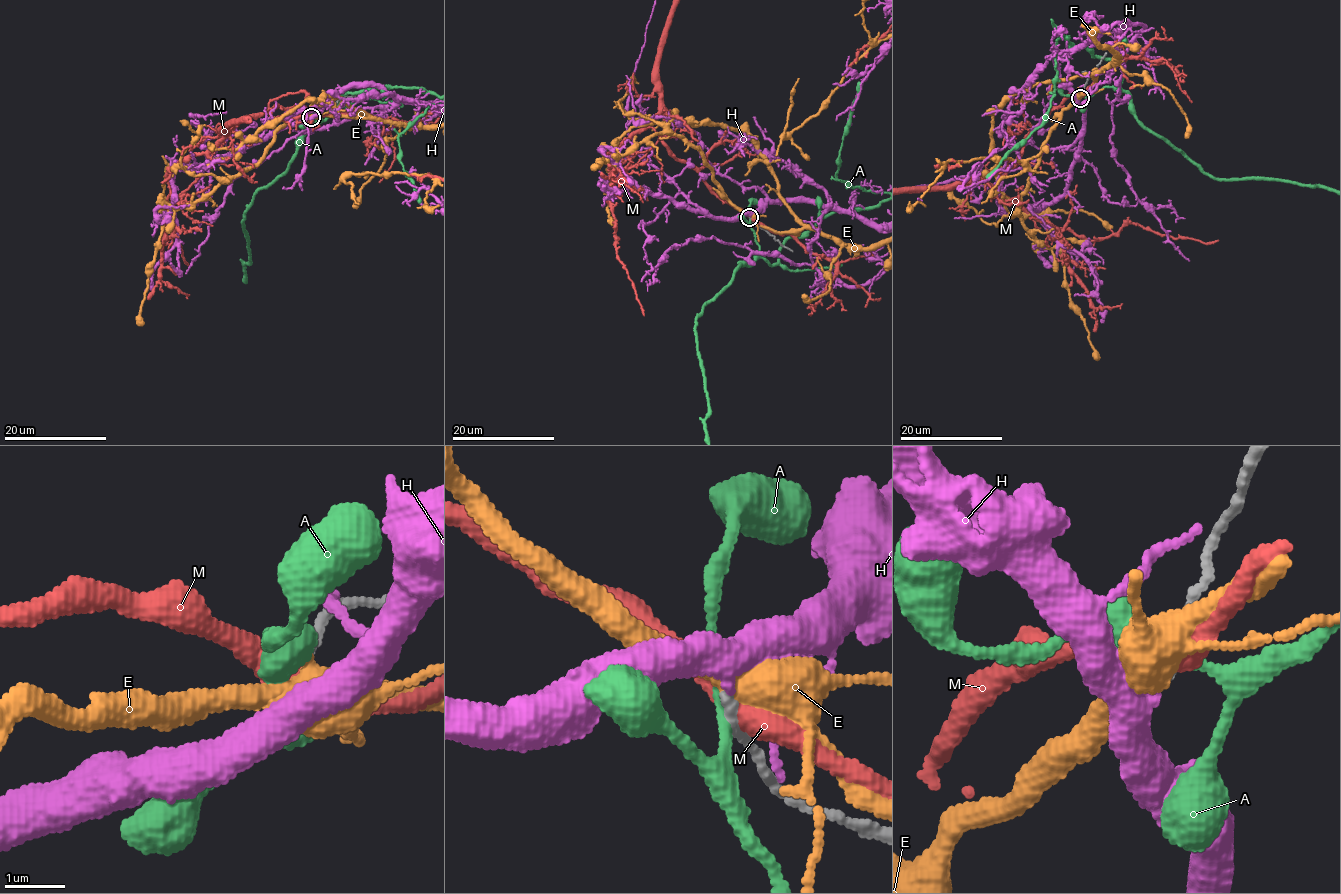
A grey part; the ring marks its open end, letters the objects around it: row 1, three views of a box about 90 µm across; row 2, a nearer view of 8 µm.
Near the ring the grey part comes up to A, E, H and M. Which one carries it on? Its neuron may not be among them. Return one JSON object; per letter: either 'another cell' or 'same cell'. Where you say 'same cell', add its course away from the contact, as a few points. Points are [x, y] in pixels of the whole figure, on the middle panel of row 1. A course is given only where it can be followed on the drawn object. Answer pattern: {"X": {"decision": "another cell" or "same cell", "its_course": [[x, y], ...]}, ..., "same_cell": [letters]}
{"A": {"decision": "another cell"}, "E": {"decision": "another cell"}, "H": {"decision": "same cell"}, "M": {"decision": "another cell"}, "same_cell": ["H"]}

